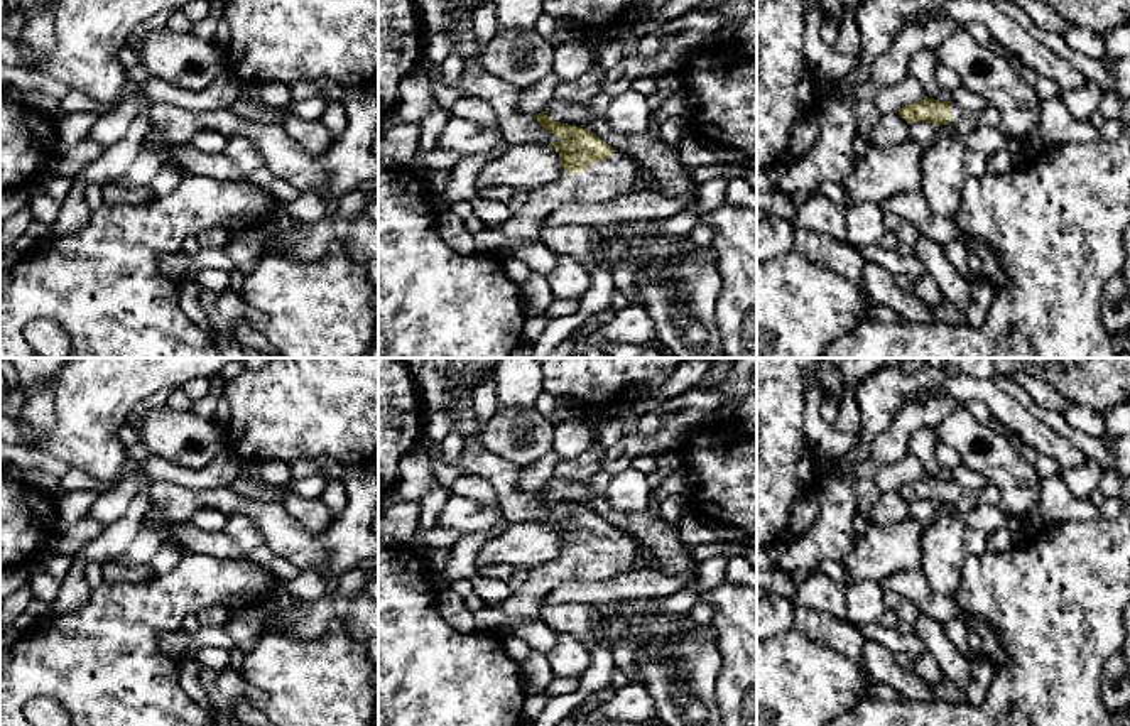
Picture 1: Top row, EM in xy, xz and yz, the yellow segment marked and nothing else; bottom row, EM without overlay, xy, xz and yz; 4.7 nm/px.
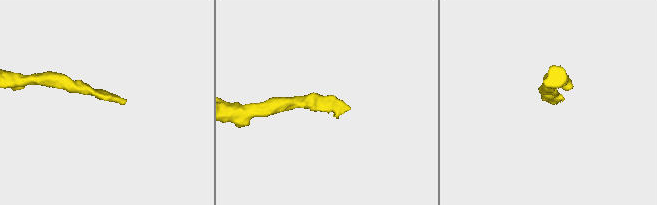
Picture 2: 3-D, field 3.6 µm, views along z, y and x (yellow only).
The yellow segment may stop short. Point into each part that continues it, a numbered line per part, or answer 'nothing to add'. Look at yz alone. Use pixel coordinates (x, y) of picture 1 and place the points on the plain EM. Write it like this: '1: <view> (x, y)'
1: yz (963, 500)

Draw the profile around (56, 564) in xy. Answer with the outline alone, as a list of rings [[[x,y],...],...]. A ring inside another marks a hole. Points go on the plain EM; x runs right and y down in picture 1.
[[[49,544],[39,550],[27,561],[27,566],[39,562],[44,567],[44,572],[56,579],[62,579],[71,564],[73,555],[56,552]]]

